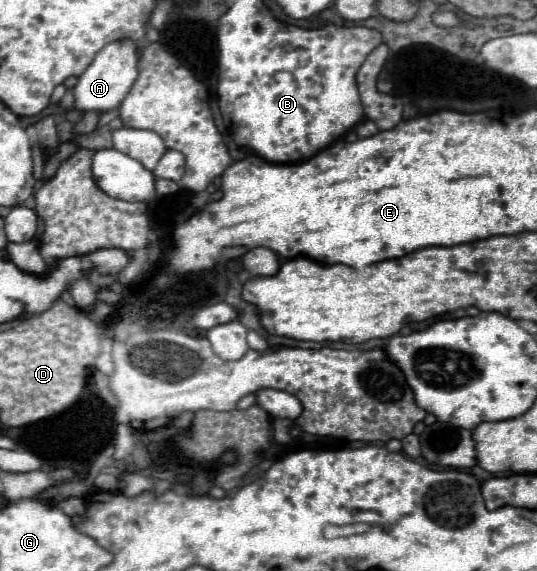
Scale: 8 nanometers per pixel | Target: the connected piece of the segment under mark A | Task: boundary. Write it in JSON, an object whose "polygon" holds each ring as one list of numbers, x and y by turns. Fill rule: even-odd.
{"polygon":[[130,38,126,40,114,40,106,44,92,60,92,64,82,72,78,78,78,84,74,86,74,106,78,110,96,110,96,112,108,112,114,110,126,96,126,92,132,88,134,80,138,78,138,44]]}

